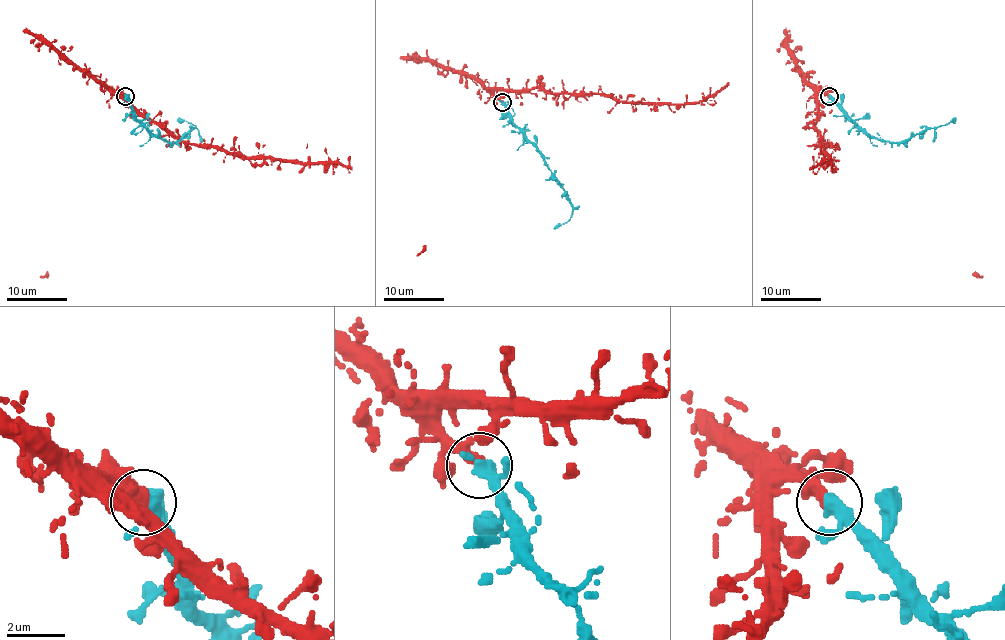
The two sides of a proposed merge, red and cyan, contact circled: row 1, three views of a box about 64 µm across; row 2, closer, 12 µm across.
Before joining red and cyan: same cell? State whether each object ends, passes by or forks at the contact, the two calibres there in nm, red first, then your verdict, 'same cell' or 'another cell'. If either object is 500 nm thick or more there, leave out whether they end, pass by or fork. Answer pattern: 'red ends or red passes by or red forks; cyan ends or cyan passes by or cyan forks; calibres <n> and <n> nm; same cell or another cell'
red ends; cyan passes by; calibres 460 and 360 nm; same cell

